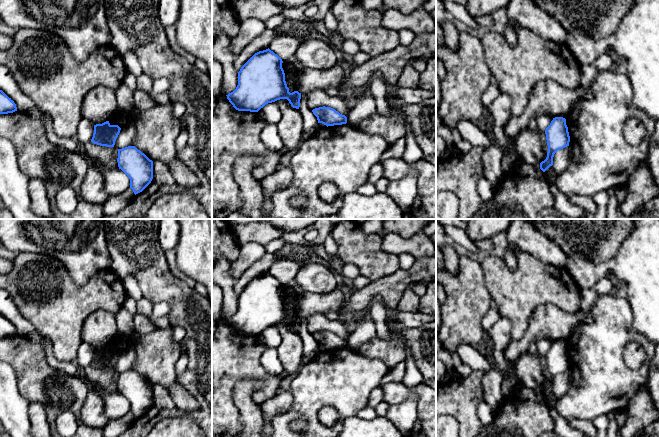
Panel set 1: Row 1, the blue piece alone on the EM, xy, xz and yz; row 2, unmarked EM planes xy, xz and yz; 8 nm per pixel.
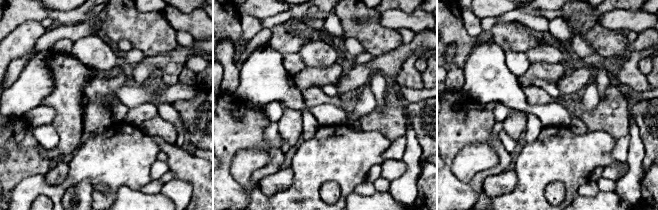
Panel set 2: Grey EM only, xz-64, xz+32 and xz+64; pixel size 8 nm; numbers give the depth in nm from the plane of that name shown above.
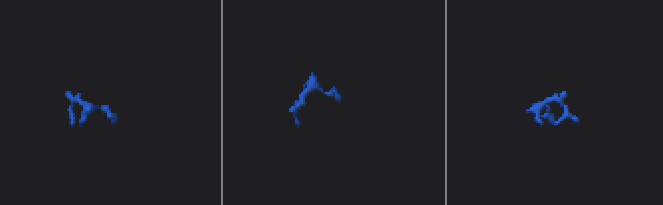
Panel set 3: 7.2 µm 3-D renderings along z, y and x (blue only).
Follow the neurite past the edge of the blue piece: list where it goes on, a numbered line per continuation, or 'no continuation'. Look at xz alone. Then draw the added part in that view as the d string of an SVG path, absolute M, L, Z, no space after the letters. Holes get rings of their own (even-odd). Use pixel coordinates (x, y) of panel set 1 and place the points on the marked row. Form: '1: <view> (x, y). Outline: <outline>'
no continuation

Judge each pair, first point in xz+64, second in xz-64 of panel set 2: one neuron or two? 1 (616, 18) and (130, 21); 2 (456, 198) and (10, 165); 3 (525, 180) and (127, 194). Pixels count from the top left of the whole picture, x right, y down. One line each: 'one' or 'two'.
1: two
2: one
3: two

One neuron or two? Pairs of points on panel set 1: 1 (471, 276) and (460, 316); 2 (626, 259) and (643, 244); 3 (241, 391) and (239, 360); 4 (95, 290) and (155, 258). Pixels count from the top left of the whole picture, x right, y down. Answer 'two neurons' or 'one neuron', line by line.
1: one neuron
2: one neuron
3: two neurons
4: two neurons

